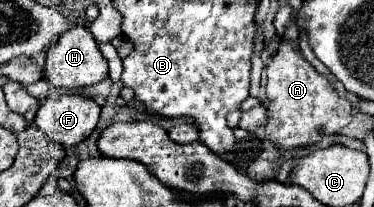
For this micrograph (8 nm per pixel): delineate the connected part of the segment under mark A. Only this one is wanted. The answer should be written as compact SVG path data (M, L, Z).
M281 44L279 52L267 64L267 100L269 120L265 124L265 136L281 152L313 146L325 136L341 132L353 118L351 104L289 44Z

